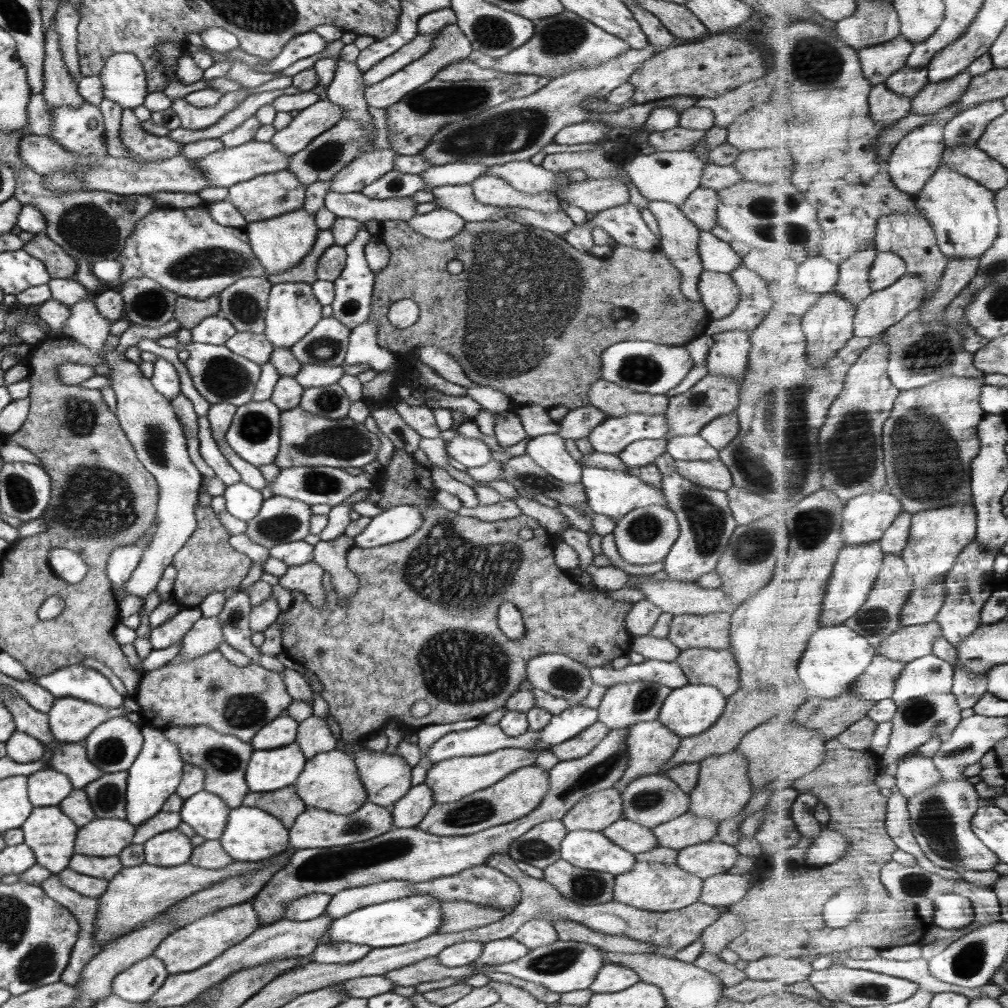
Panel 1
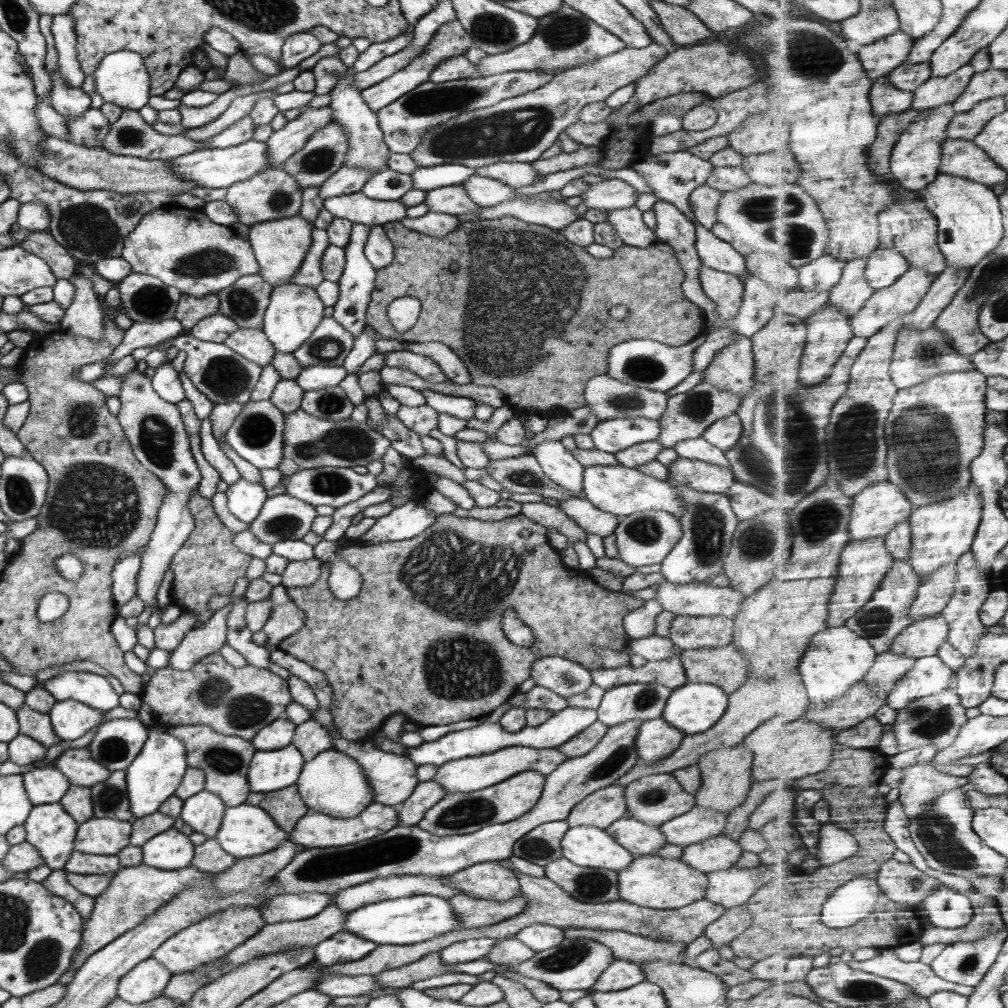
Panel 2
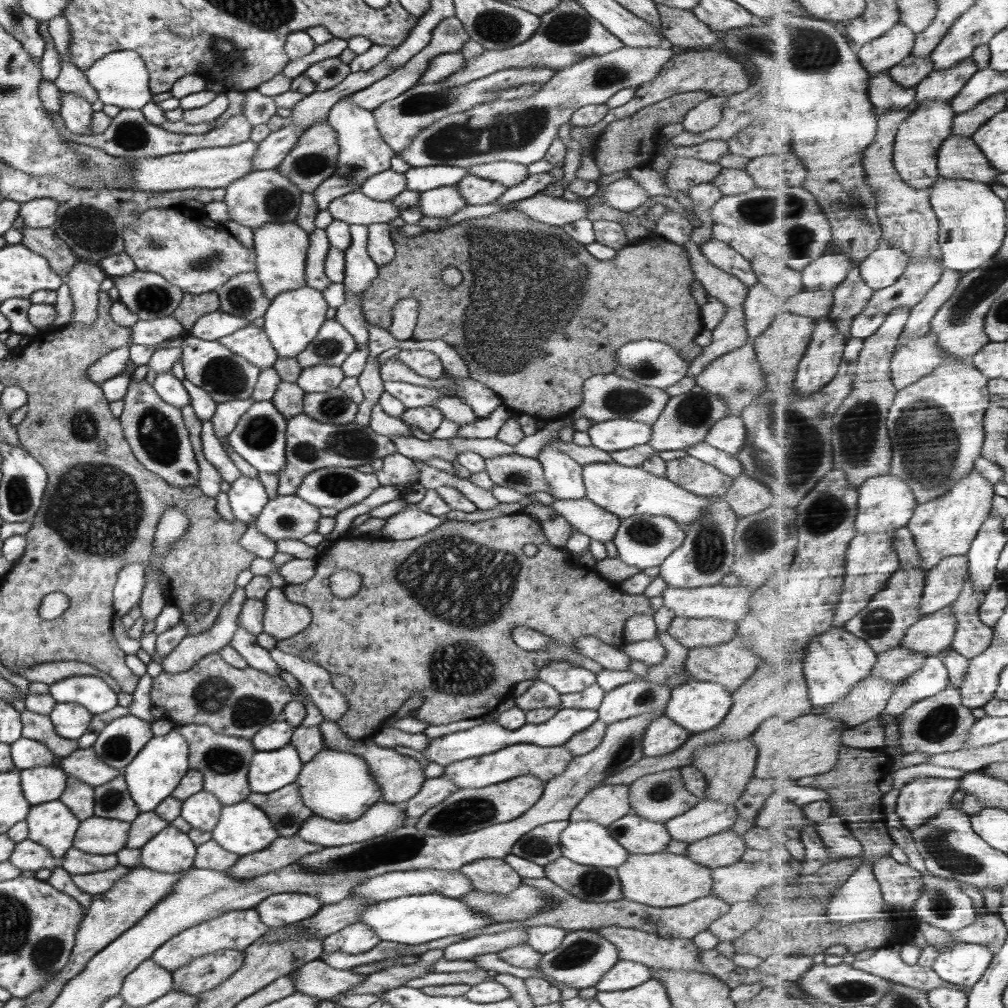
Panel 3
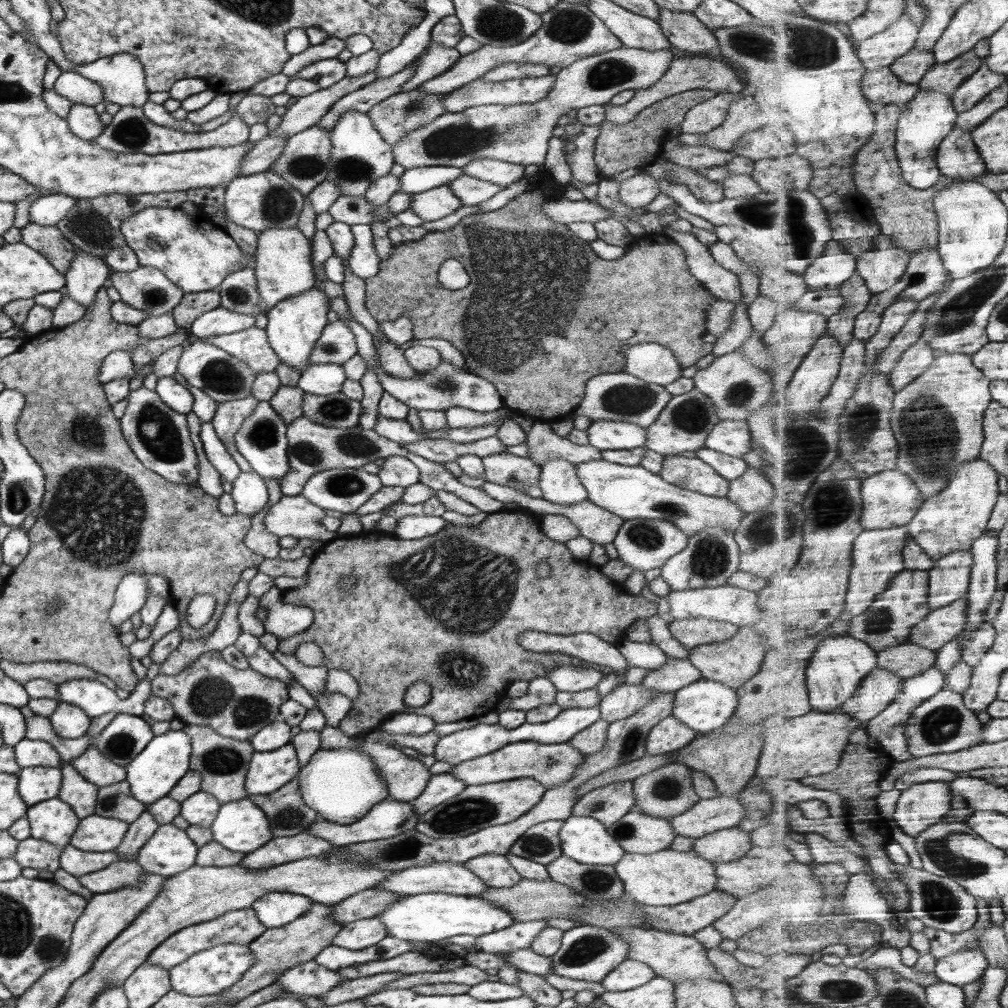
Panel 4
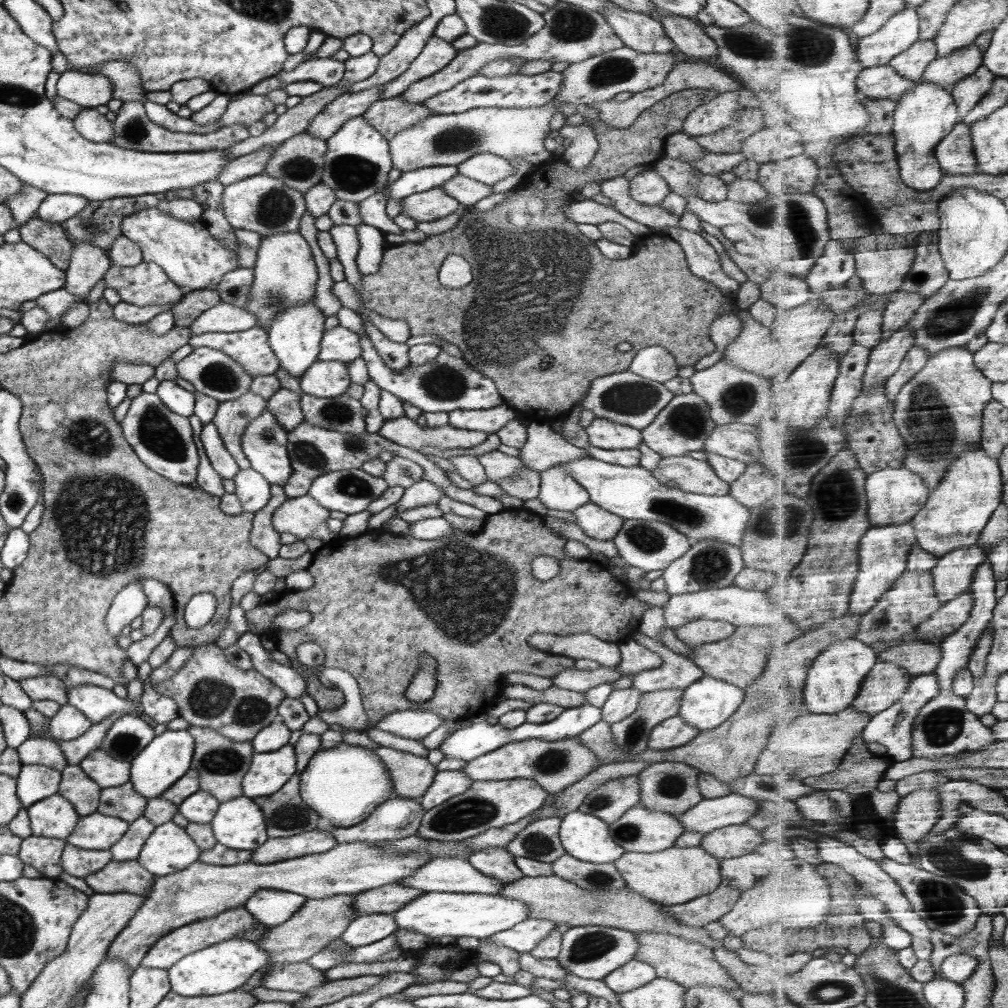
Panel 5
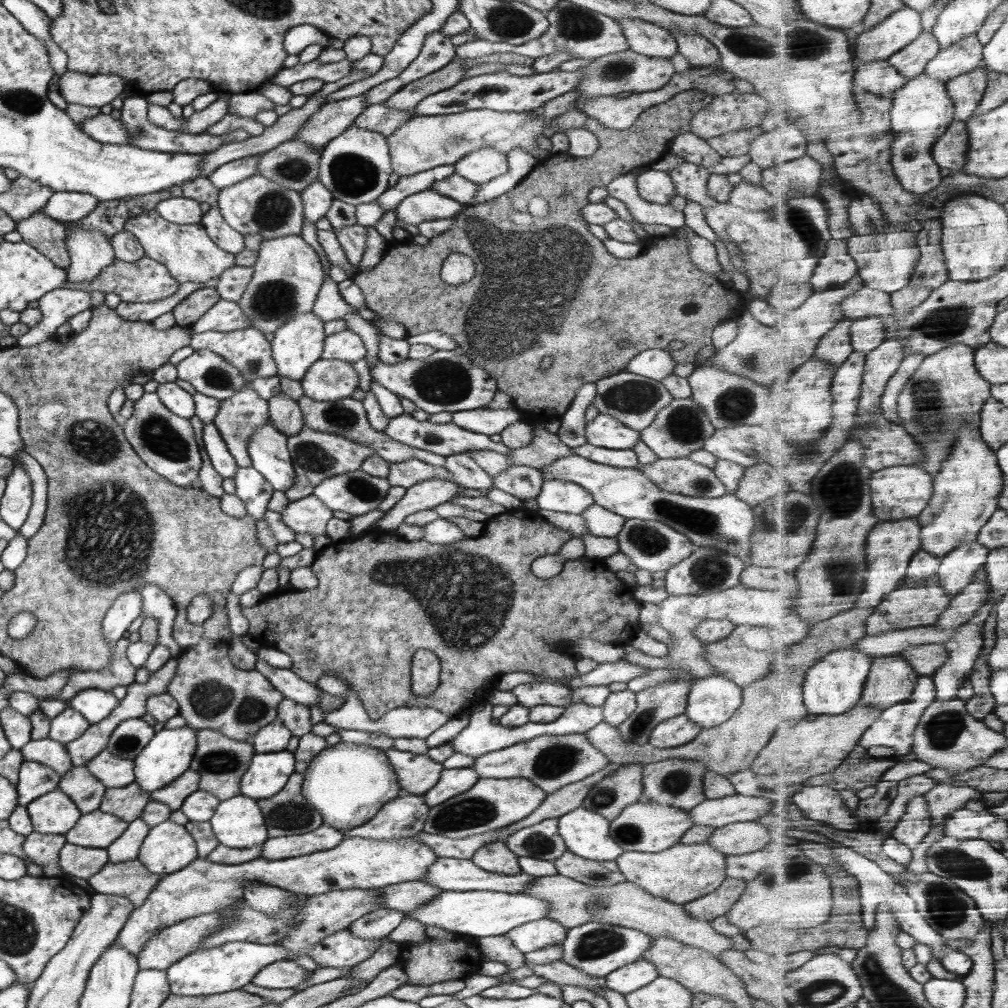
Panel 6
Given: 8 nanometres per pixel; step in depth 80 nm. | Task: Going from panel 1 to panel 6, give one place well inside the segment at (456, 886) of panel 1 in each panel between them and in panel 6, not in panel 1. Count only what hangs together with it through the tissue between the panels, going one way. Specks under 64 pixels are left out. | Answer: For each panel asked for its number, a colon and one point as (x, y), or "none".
2: (487, 880)
3: (494, 875)
4: (495, 870)
5: (494, 862)
6: (495, 856)

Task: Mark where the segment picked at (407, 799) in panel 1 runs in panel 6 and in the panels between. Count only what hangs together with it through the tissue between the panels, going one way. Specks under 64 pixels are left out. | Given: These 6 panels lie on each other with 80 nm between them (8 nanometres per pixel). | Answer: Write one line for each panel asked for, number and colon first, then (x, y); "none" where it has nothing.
2: (426, 794)
3: (434, 790)
4: (442, 786)
5: (446, 784)
6: (452, 781)

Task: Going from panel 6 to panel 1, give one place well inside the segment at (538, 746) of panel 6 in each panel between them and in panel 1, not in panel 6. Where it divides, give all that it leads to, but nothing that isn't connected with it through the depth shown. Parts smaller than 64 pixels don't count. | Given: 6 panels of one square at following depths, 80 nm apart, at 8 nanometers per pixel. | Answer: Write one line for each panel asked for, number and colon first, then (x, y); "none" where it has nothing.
1: (450, 780)
2: (467, 774)
3: (544, 762)
4: (551, 764)
5: (555, 765)

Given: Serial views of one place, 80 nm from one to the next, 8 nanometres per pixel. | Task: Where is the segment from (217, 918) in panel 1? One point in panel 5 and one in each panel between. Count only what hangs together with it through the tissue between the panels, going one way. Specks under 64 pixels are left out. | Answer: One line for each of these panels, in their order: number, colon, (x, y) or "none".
2: (214, 936)
3: (238, 929)
4: (242, 926)
5: (174, 945)

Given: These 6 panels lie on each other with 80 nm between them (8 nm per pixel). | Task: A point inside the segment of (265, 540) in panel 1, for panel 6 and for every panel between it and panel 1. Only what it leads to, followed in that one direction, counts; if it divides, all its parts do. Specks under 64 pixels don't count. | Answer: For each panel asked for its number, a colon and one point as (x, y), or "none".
2: (282, 517)
3: (287, 516)
4: (296, 516)
5: (302, 516)
6: (309, 515)

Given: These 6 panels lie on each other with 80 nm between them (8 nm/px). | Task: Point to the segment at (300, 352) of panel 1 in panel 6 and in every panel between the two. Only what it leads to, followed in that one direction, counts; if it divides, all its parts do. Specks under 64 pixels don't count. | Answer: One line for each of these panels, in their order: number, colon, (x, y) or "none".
2: (330, 344)
3: (333, 344)
4: (337, 344)
5: (338, 344)
6: (347, 346)

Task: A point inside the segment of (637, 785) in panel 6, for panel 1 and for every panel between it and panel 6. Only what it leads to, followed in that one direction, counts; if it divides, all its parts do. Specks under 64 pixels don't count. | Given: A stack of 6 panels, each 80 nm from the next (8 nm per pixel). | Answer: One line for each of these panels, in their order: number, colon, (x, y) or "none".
1: (598, 810)
2: (600, 809)
3: (604, 804)
4: (608, 804)
5: (609, 801)

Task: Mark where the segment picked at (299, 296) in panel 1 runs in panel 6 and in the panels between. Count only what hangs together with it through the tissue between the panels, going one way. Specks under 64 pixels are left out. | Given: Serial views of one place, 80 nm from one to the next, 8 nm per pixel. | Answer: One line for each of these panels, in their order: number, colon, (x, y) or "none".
2: (294, 311)
3: (292, 320)
4: (294, 325)
5: (295, 335)
6: (298, 343)

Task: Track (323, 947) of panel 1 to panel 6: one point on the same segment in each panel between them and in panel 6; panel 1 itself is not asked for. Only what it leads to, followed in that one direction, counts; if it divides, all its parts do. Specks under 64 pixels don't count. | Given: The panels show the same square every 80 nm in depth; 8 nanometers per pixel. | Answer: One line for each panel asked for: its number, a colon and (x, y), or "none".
2: (343, 944)
3: (358, 937)
4: (359, 934)
5: (362, 930)
6: (380, 922)

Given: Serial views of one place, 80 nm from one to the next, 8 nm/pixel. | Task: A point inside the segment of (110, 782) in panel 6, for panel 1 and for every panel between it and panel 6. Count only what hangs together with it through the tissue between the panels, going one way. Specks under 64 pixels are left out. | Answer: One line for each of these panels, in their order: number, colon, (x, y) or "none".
1: (70, 759)
2: (81, 769)
3: (83, 764)
4: (91, 764)
5: (101, 767)

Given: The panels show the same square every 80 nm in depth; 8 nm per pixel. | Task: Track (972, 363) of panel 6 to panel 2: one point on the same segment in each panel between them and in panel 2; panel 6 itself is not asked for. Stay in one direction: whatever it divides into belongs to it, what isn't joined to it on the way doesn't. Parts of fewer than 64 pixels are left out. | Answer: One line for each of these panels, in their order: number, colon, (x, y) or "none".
2: (932, 451)
3: (938, 424)
4: (939, 419)
5: (941, 412)

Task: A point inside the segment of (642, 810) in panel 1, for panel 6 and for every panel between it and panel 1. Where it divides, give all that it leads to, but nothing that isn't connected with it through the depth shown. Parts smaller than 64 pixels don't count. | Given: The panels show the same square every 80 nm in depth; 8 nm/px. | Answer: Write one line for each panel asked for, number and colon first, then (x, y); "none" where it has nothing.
2: (653, 799)
3: (658, 797)
4: (667, 791)
5: (671, 787)
6: (677, 782)

